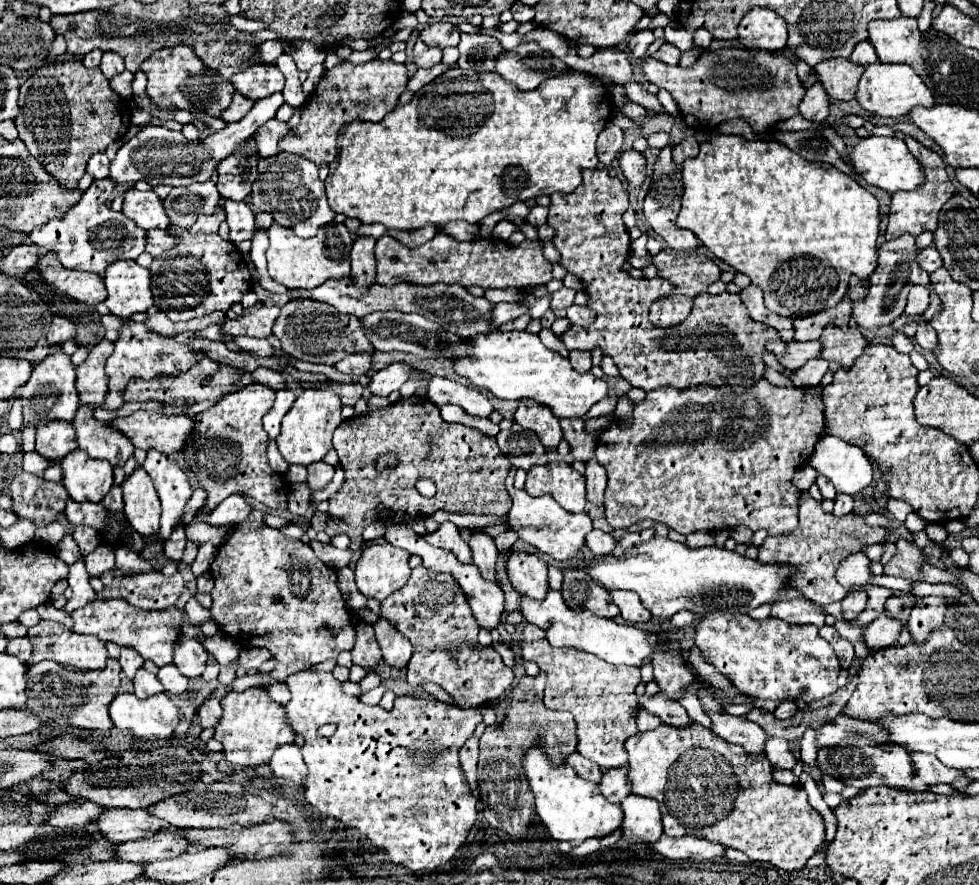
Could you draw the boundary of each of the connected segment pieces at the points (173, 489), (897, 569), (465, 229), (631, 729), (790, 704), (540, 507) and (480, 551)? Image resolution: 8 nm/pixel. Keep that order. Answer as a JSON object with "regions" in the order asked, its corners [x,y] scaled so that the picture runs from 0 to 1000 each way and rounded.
{"regions":[[[[151,507],[151,514],[145,528],[149,528],[149,534],[157,544],[159,557],[165,568],[163,600],[157,607],[145,607],[147,618],[153,618],[157,614],[170,611],[178,600],[178,595],[186,591],[190,568],[196,562],[198,553],[192,544],[192,537],[184,530],[184,525],[172,514],[161,512],[159,507]]],[[[917,609],[915,611],[915,627],[907,638],[903,638],[903,647],[905,650],[915,650],[915,652],[942,654],[940,652],[940,638],[944,634],[946,632],[944,632],[942,620],[938,620],[927,609]]],[[[460,250],[456,254],[449,254],[447,261],[456,261],[460,263],[464,270],[470,272],[478,272],[478,270],[486,270],[490,266],[490,256],[484,252],[476,252],[476,250]]],[[[537,704],[531,722],[533,745],[545,747],[558,763],[558,781],[556,797],[562,801],[582,803],[588,812],[588,831],[590,831],[590,849],[594,855],[607,860],[615,869],[625,869],[639,864],[641,851],[637,851],[637,837],[652,828],[650,824],[650,803],[652,786],[650,774],[654,772],[654,756],[639,751],[621,751],[619,747],[605,742],[592,733],[580,731],[564,731],[558,722],[558,715]]],[[[799,792],[799,794],[793,799],[793,803],[791,803],[793,812],[807,812],[807,810],[811,810],[813,806],[815,806],[815,799],[813,799],[811,792]]],[[[521,530],[516,542],[517,555],[523,562],[523,575],[519,580],[521,595],[529,602],[533,611],[547,618],[554,625],[560,625],[566,632],[586,632],[592,629],[599,616],[599,605],[605,600],[605,586],[599,580],[580,580],[564,562],[543,562],[535,553],[525,553],[525,530]]],[[[482,598],[478,607],[478,618],[482,620],[482,632],[492,645],[492,652],[505,656],[505,636],[509,629],[509,620],[503,607],[494,598]]]]}

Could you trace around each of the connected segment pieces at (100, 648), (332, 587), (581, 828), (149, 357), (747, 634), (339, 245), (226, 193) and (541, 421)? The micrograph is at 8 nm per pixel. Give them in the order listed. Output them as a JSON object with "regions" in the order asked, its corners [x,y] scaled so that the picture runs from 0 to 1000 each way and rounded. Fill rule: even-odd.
{"regions":[[[[41,699],[35,708],[29,711],[29,720],[35,729],[35,738],[33,738],[35,747],[51,745],[51,747],[57,747],[65,754],[92,758],[92,756],[104,756],[108,751],[108,745],[110,745],[110,736],[100,720],[90,720],[90,718],[69,713],[63,704],[57,704],[57,702]]],[[[261,577],[223,618],[215,650],[219,652],[217,699],[227,708],[229,718],[249,727],[249,731],[272,731],[288,749],[317,747],[323,751],[333,745],[343,745],[347,736],[358,736],[364,727],[364,711],[360,711],[355,684],[345,668],[343,647],[321,627],[317,616],[300,611],[286,598],[264,589]]],[[[541,844],[533,855],[533,864],[547,903],[547,919],[552,921],[566,948],[592,955],[603,946],[617,946],[633,934],[637,925],[633,910],[619,905],[611,887],[590,878],[590,873],[580,862],[566,862],[556,851],[556,846]]],[[[129,363],[123,372],[123,381],[116,388],[116,399],[108,408],[108,421],[112,426],[110,435],[110,446],[106,451],[108,462],[121,462],[125,460],[125,442],[131,428],[143,426],[143,428],[155,428],[159,424],[180,424],[184,419],[190,419],[198,408],[202,408],[208,399],[206,397],[196,397],[192,390],[180,388],[174,381],[165,381],[161,376],[155,376],[147,369],[147,365],[137,365]]],[[[721,690],[713,702],[709,724],[711,731],[719,738],[719,742],[723,742],[723,749],[729,751],[733,760],[742,763],[756,783],[764,783],[764,788],[768,790],[789,790],[789,792],[819,790],[823,794],[829,794],[844,785],[850,785],[856,779],[854,765],[858,758],[858,747],[848,727],[836,718],[834,706],[809,706],[793,697],[774,702],[768,699],[766,695]]],[[[278,252],[274,259],[276,279],[272,284],[274,293],[274,308],[280,318],[288,320],[290,324],[325,324],[337,313],[353,313],[358,308],[358,281],[360,281],[360,266],[351,252],[337,252],[325,259],[323,268],[308,270],[300,263],[300,259],[288,256]]],[[[259,155],[251,157],[249,162],[251,162],[253,173],[239,171],[237,175],[233,175],[223,186],[223,205],[221,205],[221,211],[223,211],[223,216],[225,216],[225,220],[229,225],[251,227],[255,223],[257,207],[264,200],[261,186],[266,182],[266,175],[261,173]]],[[[531,451],[531,460],[525,469],[527,478],[535,480],[535,485],[545,487],[558,505],[568,505],[574,498],[574,485],[570,471],[558,460],[543,451]]]]}

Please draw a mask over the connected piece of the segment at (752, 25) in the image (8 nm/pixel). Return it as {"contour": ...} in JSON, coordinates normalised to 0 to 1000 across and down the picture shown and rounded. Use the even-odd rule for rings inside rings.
{"contour":[[[770,8],[754,31],[754,44],[762,55],[797,58],[803,53],[803,24],[784,8]]]}

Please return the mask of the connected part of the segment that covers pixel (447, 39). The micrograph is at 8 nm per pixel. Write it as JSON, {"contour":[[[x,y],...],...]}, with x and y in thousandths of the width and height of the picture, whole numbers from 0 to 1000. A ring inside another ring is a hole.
{"contour":[[[443,24],[439,28],[435,28],[429,35],[429,44],[439,51],[439,53],[460,53],[460,51],[468,51],[470,49],[470,35],[466,28],[462,26],[454,26],[454,24]]]}

